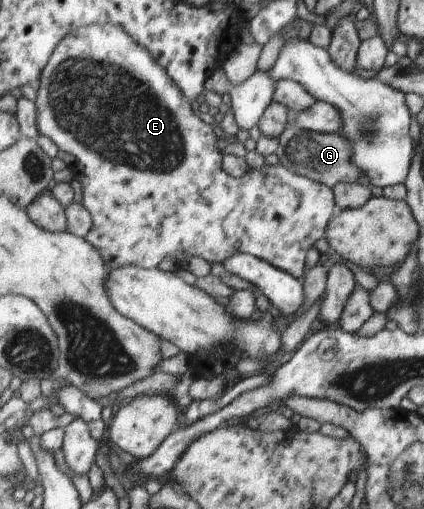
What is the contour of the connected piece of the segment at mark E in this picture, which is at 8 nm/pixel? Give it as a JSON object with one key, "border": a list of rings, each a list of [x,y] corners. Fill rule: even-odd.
{"border":[[[105,23],[88,24],[80,28],[74,28],[73,32],[66,34],[57,43],[49,57],[48,63],[40,73],[40,79],[36,86],[36,97],[33,100],[36,115],[35,126],[39,135],[45,135],[56,145],[57,149],[74,157],[70,169],[73,171],[74,179],[81,184],[81,204],[91,217],[91,228],[85,235],[85,240],[98,249],[106,267],[109,271],[126,266],[141,266],[142,268],[156,268],[159,261],[164,259],[175,261],[178,265],[186,261],[188,257],[200,257],[206,263],[222,263],[227,257],[237,254],[250,254],[258,259],[266,261],[276,269],[285,271],[295,278],[302,277],[304,273],[304,255],[310,245],[314,245],[316,239],[322,237],[324,229],[327,229],[330,215],[334,209],[332,203],[332,192],[329,186],[310,180],[286,169],[280,162],[273,165],[264,164],[259,169],[249,168],[239,178],[230,177],[221,168],[220,151],[217,150],[216,137],[208,124],[204,125],[192,111],[188,101],[184,101],[182,92],[177,85],[167,76],[150,53],[133,40],[118,24]]]}

